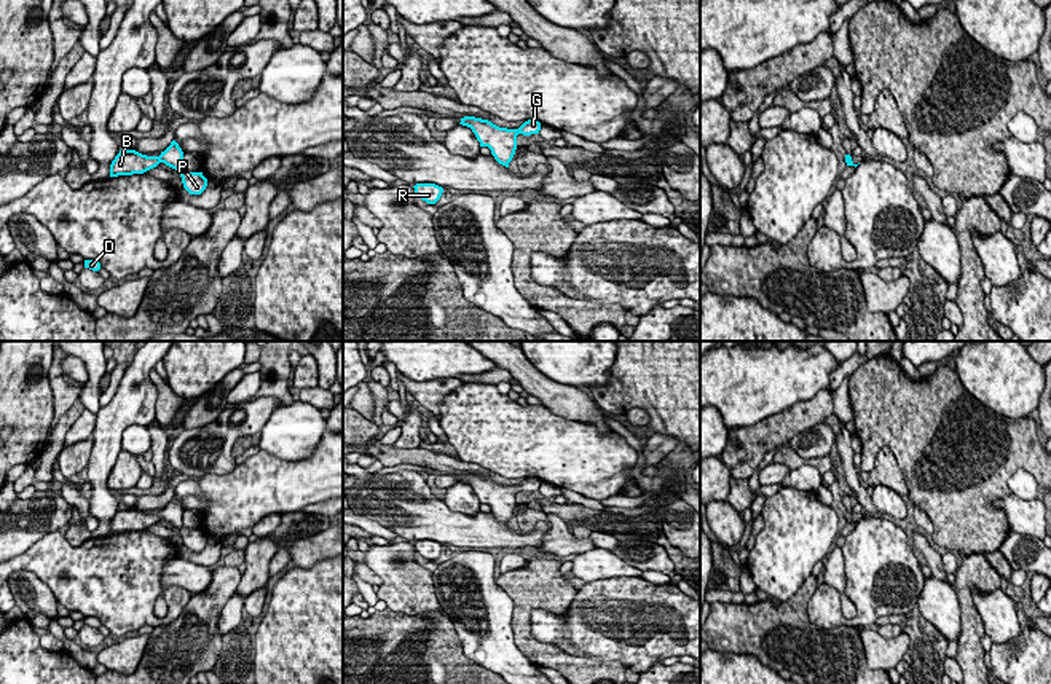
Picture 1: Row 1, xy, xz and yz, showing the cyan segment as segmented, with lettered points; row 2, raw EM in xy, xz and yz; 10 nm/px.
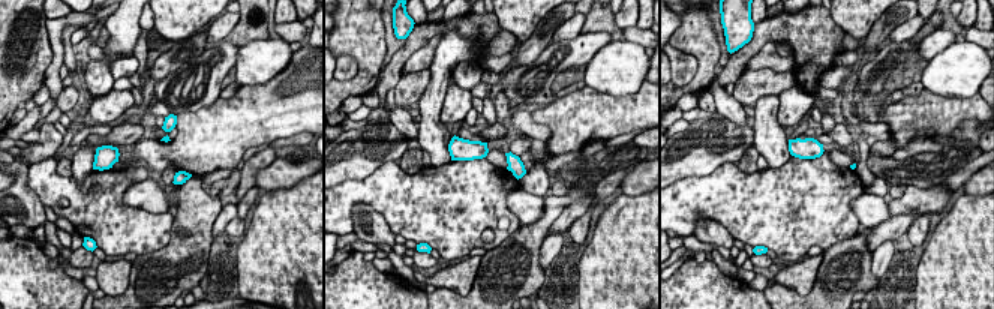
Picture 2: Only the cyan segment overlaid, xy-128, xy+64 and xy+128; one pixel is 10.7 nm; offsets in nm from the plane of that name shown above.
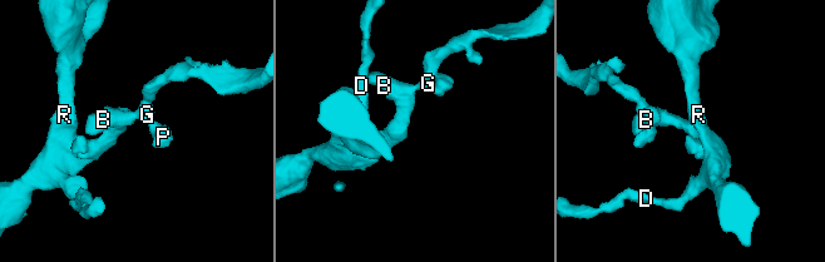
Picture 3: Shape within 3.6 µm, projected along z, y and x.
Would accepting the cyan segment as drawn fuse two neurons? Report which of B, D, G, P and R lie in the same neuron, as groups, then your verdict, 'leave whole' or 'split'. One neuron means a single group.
B D G P R; leave whole

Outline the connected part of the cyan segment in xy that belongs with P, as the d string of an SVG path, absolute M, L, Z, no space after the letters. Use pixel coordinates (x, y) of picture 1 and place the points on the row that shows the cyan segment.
M175 140L159 156L147 156L136 150L120 150L110 164L110 177L144 174L159 163L180 172L183 188L190 195L201 195L207 187L203 172L187 172L182 164L183 151Z

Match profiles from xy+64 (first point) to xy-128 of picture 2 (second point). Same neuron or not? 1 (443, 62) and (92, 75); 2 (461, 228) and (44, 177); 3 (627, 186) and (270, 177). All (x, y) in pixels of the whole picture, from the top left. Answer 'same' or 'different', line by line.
1: same
2: same
3: same

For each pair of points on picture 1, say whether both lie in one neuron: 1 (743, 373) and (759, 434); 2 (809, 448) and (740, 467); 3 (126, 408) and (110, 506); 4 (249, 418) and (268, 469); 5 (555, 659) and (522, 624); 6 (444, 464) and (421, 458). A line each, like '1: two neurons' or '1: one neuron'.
1: two neurons
2: two neurons
3: one neuron
4: two neurons
5: one neuron
6: one neuron

